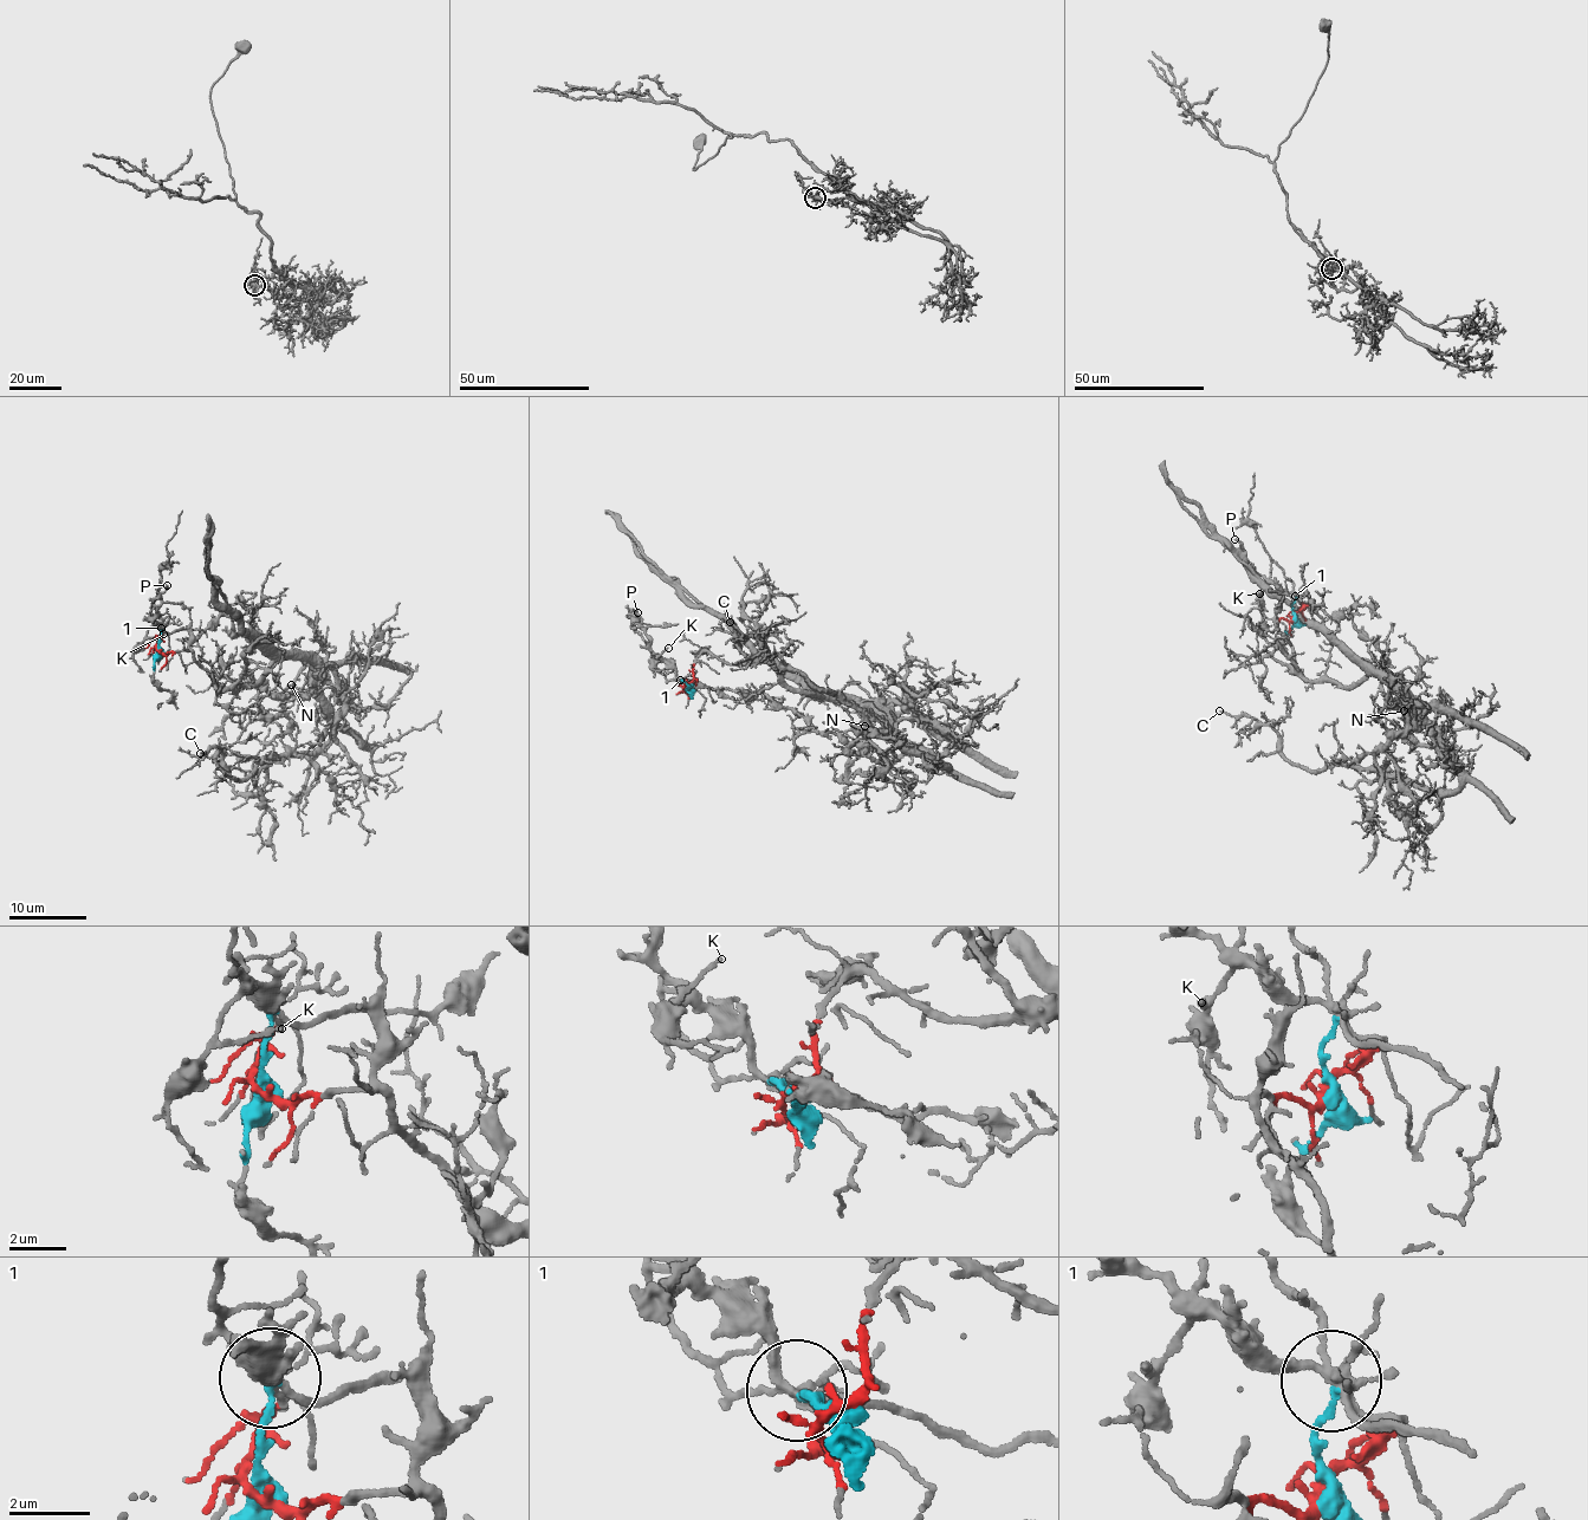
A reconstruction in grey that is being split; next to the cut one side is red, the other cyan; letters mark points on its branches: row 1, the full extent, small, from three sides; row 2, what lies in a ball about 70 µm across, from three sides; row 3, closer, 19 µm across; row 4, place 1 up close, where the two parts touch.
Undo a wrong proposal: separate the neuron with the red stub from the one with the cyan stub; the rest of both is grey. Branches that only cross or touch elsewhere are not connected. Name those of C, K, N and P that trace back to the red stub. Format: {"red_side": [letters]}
{"red_side": ["C", "N"]}

